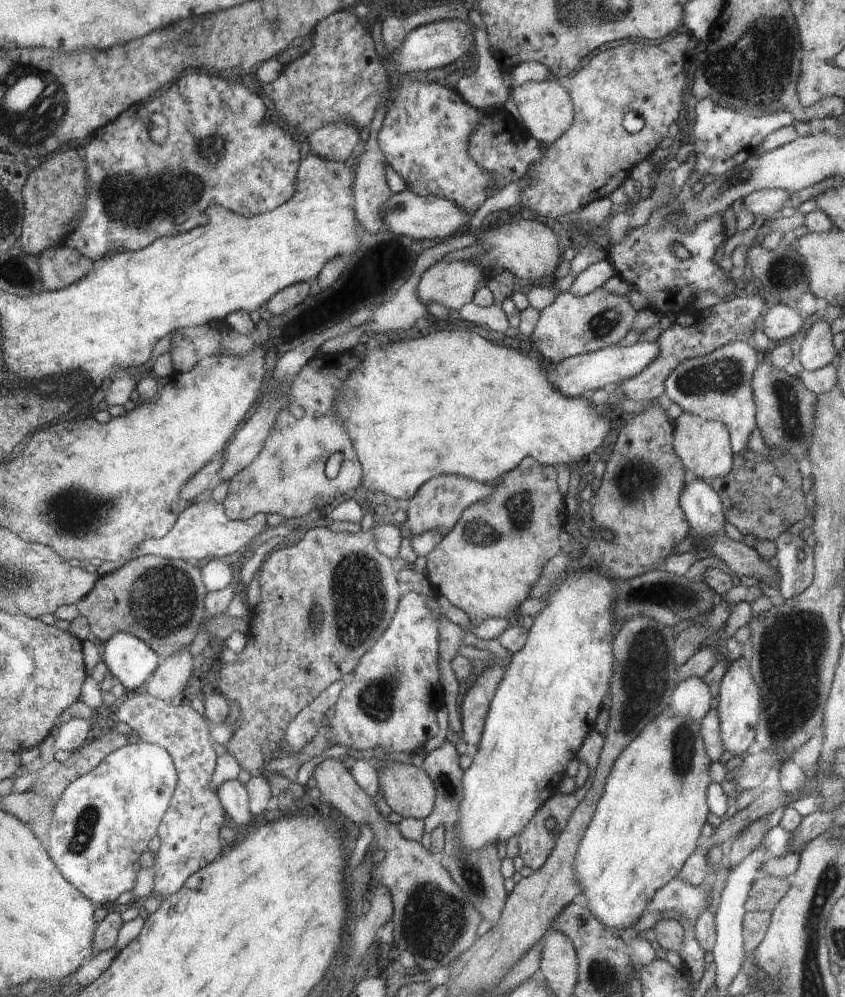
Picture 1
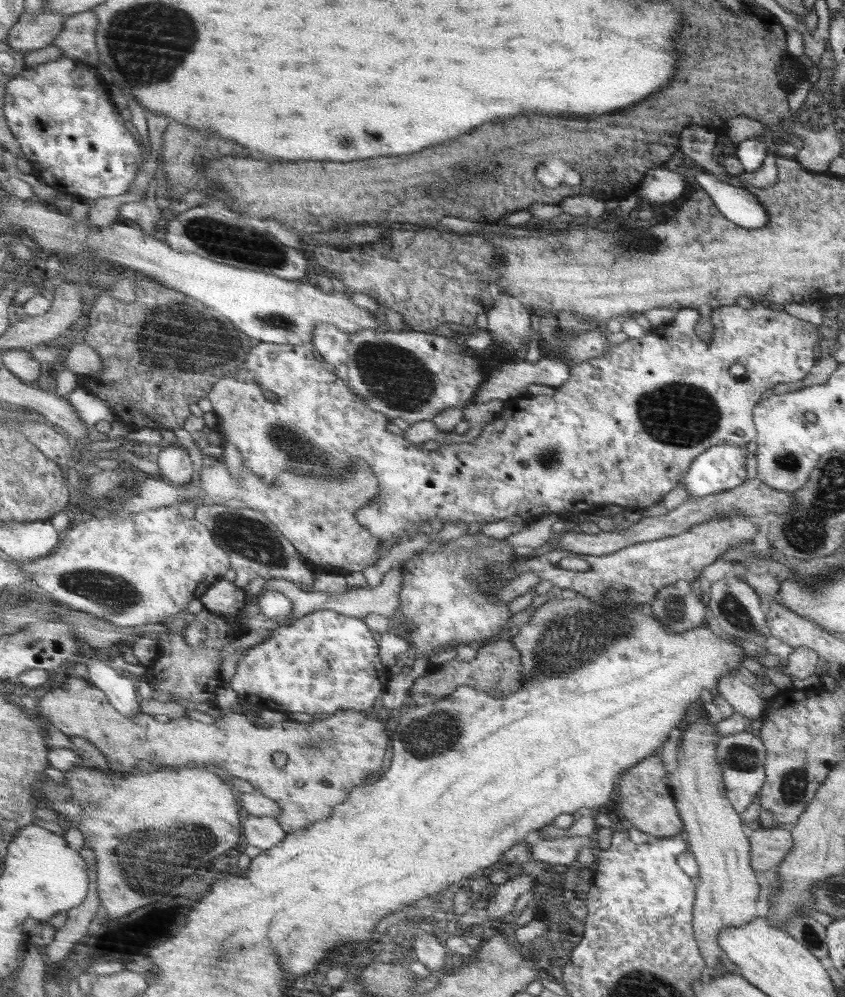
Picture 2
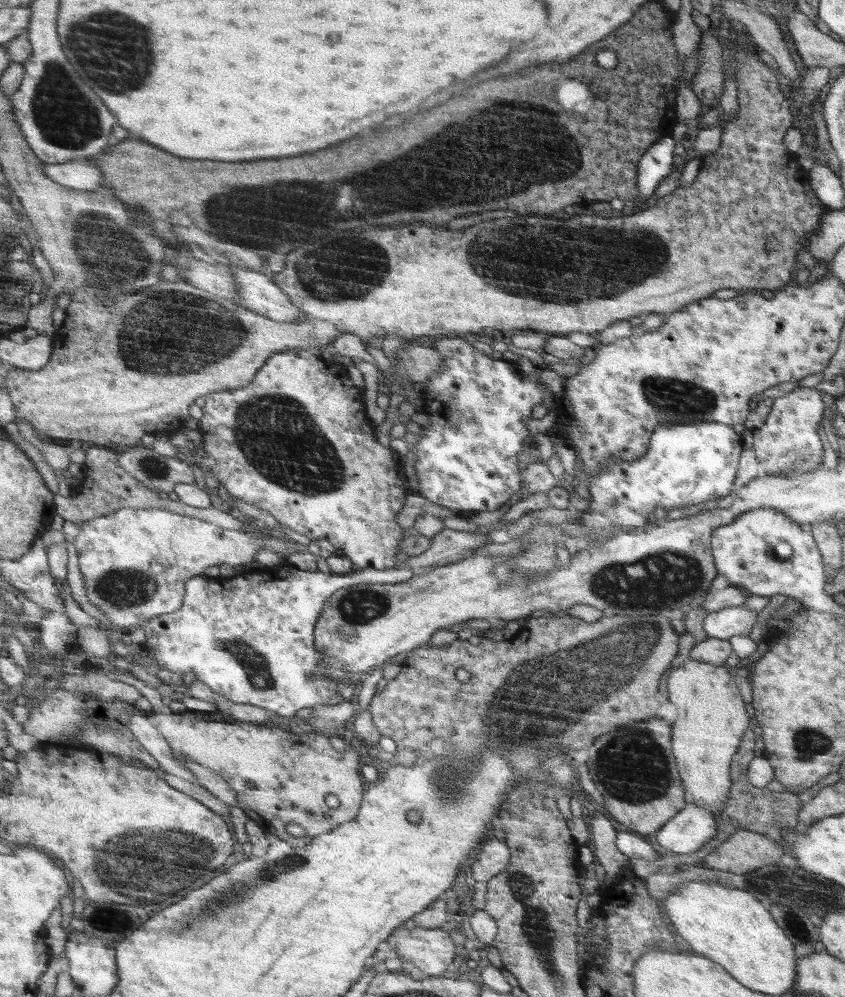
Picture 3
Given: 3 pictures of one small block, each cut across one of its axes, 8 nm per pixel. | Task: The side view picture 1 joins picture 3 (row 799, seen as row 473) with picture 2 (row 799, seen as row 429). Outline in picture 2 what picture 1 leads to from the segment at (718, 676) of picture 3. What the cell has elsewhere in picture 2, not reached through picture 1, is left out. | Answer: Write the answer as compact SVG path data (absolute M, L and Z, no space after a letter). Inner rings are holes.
M710 715L687 726L681 746L685 757L678 760L670 774L670 788L685 822L688 850L699 865L697 901L694 906L694 931L698 947L706 966L710 968L707 979L714 980L724 974L740 975L740 967L719 946L719 937L727 928L744 926L754 921L756 900L761 894L758 875L750 866L750 840L744 836L738 812L732 810L726 798L722 766L718 766L719 734Z

